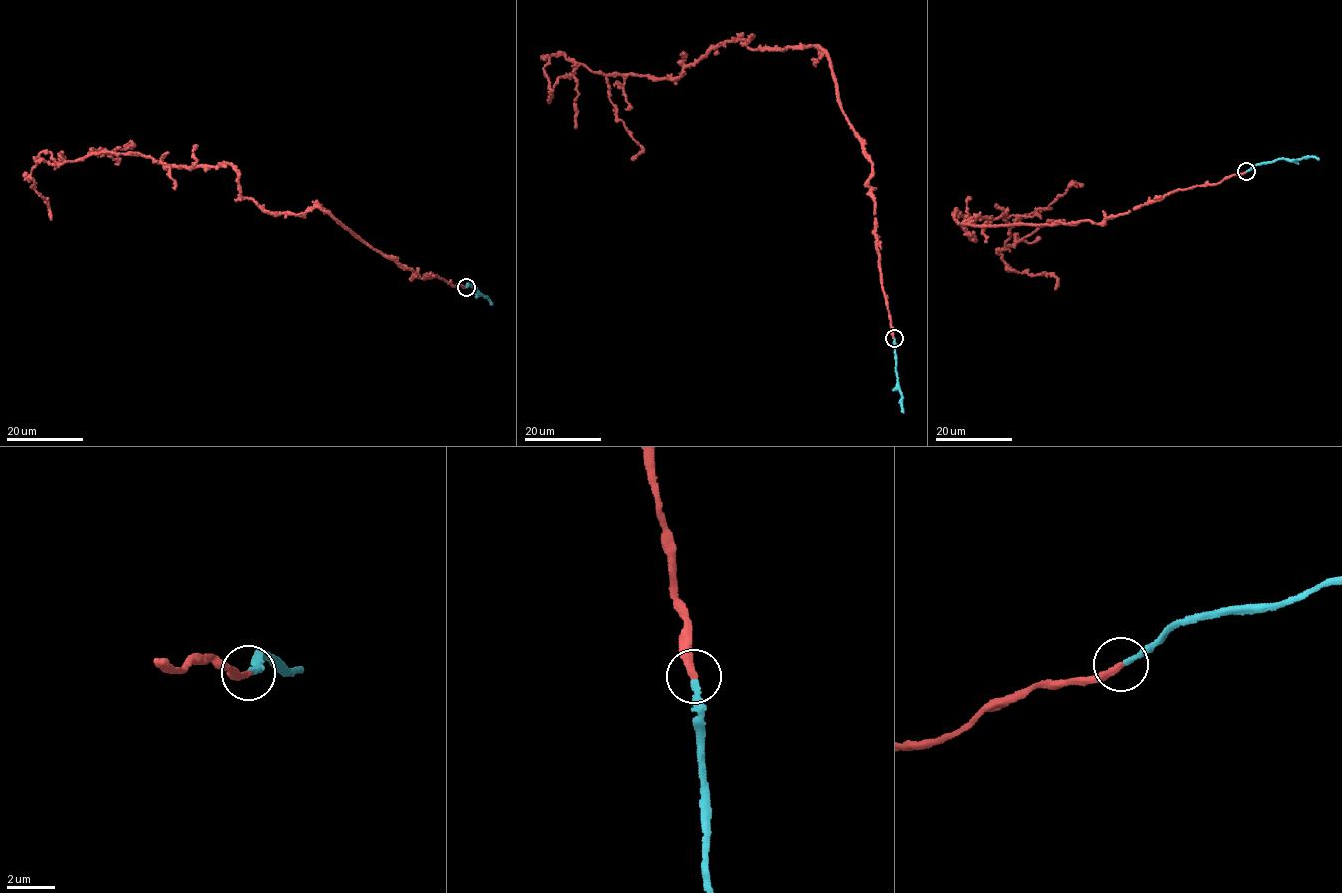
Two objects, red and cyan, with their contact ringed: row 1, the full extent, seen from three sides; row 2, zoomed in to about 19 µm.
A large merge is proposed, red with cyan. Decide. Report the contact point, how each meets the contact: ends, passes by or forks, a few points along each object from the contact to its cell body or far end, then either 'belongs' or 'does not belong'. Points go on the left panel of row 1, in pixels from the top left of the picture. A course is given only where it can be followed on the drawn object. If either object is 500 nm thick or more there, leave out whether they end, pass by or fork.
(466, 287) | red ends | cyan ends | red via (465, 287), (412, 278), (320, 207), (267, 213), (229, 164), (38, 161), (31, 186), (50, 219) | cyan via (466, 287), (468, 284), (474, 286), (492, 305) | belongs

